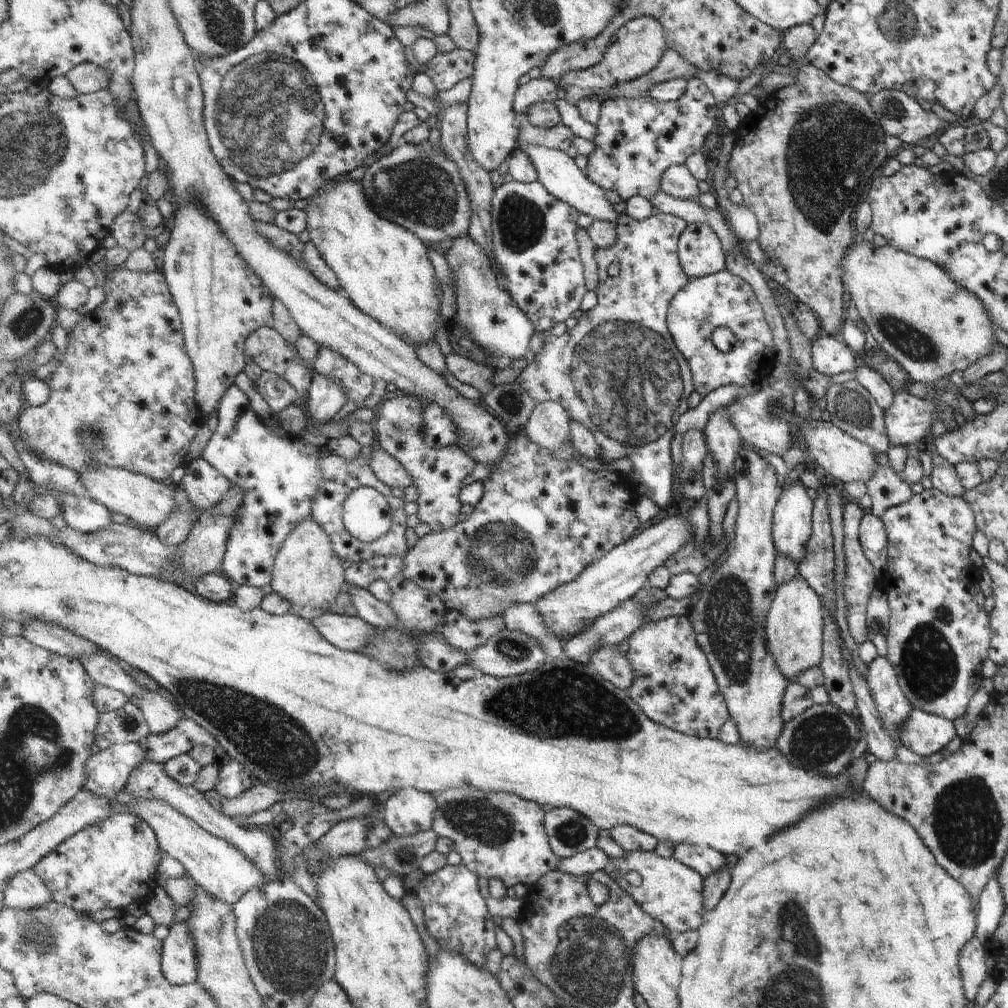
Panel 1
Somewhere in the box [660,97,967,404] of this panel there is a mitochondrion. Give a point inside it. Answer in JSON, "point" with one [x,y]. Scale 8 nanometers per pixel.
{"point":[832,136]}

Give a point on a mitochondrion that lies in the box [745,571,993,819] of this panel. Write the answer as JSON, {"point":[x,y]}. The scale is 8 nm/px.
{"point":[928,662]}

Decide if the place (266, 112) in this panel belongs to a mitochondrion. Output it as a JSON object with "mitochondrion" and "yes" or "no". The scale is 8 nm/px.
{"mitochondrion":"yes"}

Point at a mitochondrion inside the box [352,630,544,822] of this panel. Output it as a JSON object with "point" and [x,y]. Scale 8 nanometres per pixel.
{"point":[399,649]}

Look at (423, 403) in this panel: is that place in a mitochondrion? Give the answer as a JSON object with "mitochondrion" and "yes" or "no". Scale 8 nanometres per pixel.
{"mitochondrion":"no"}

